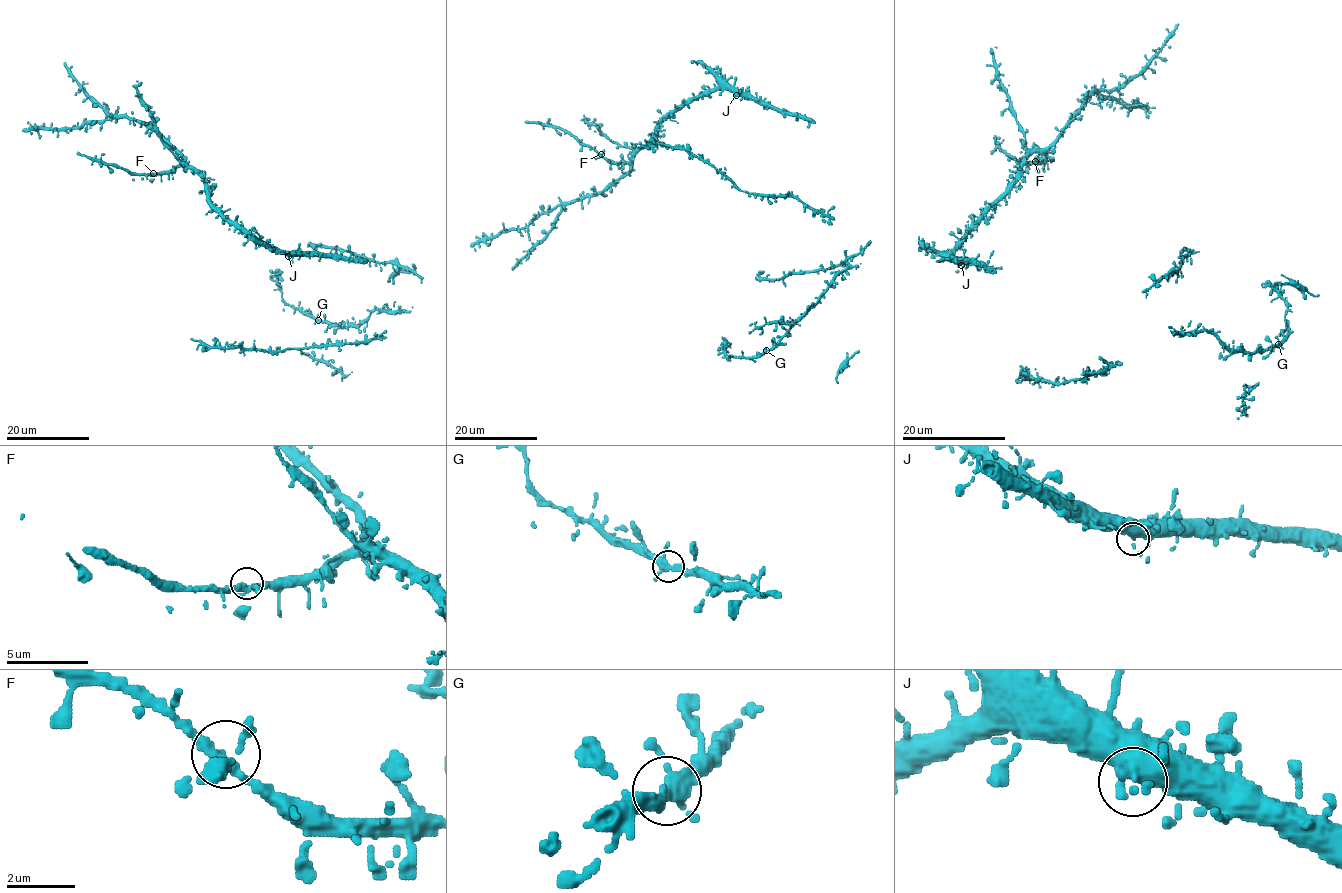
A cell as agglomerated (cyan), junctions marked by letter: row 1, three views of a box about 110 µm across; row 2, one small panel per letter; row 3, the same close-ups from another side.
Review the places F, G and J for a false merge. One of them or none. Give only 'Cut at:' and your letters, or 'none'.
Cut at: none

